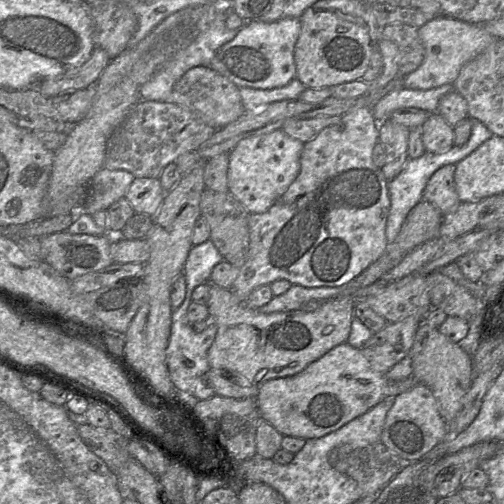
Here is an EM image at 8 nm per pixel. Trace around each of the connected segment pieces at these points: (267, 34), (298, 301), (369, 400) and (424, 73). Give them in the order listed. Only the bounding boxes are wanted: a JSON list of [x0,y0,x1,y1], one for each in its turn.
[[208,18,299,89],[257,285,343,313],[256,344,419,439],[403,17,497,89]]

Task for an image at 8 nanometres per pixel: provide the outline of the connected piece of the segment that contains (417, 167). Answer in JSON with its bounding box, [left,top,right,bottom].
[386,119,493,244]

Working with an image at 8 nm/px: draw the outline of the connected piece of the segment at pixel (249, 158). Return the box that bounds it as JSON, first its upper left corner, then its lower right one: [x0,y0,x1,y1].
[229,129,305,214]

